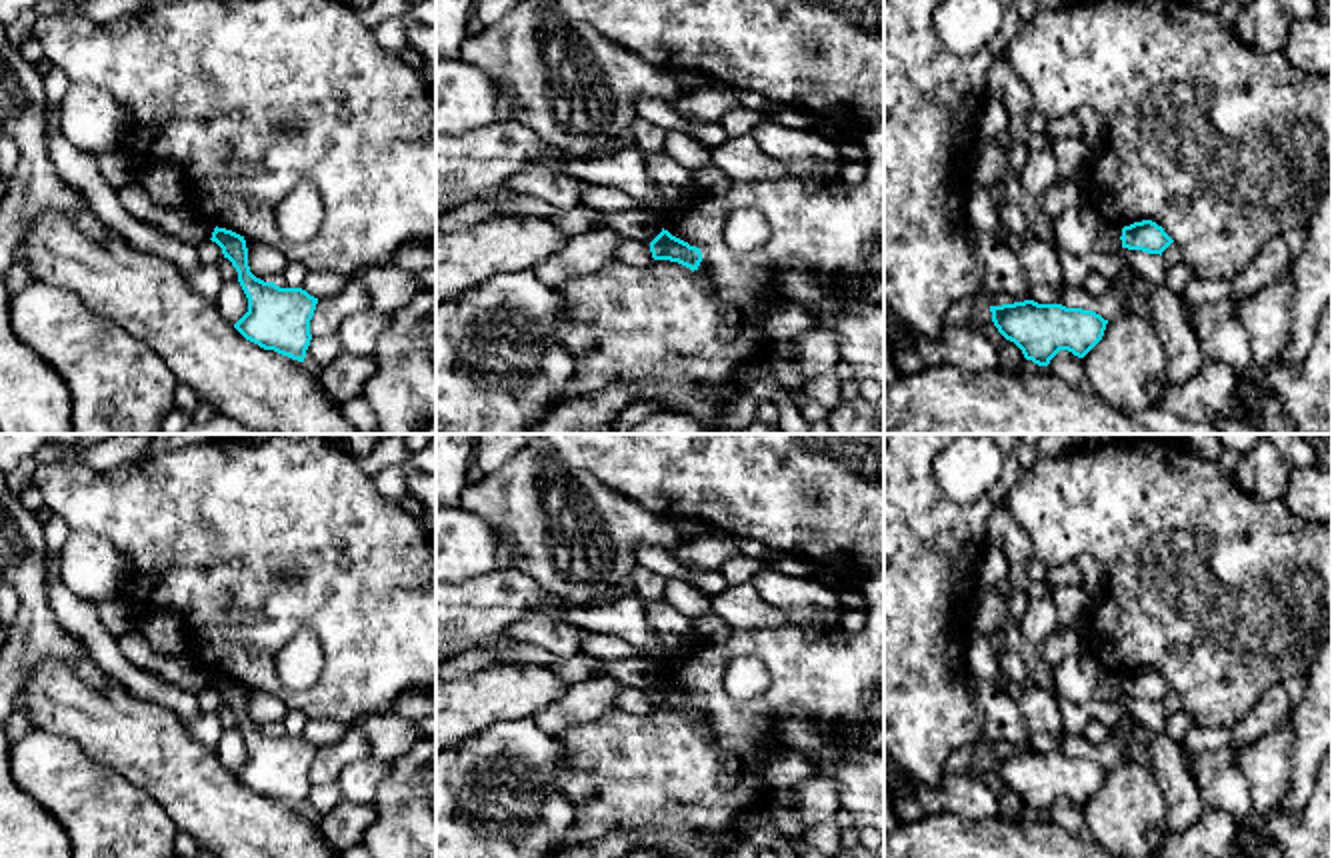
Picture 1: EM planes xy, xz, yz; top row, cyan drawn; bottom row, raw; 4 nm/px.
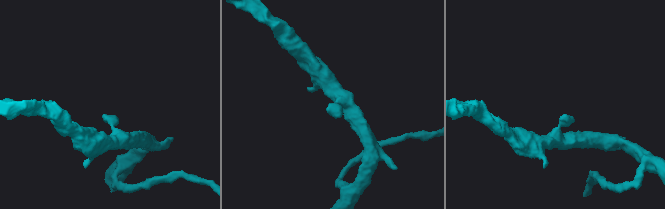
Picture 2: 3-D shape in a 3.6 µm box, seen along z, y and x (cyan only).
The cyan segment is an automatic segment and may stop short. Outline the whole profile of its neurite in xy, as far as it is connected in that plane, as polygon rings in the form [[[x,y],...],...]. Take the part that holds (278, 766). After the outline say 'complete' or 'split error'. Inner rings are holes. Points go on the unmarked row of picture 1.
[[[216,674],[210,688],[222,696],[224,706],[236,716],[238,730],[248,746],[248,760],[234,776],[264,798],[304,810],[318,746],[302,736],[280,736],[256,726],[248,714],[244,684]]] | complete

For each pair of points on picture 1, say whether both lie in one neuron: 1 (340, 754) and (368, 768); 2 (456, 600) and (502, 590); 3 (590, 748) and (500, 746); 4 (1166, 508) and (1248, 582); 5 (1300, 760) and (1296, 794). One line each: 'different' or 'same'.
1: different
2: same
3: different
4: same
5: same

